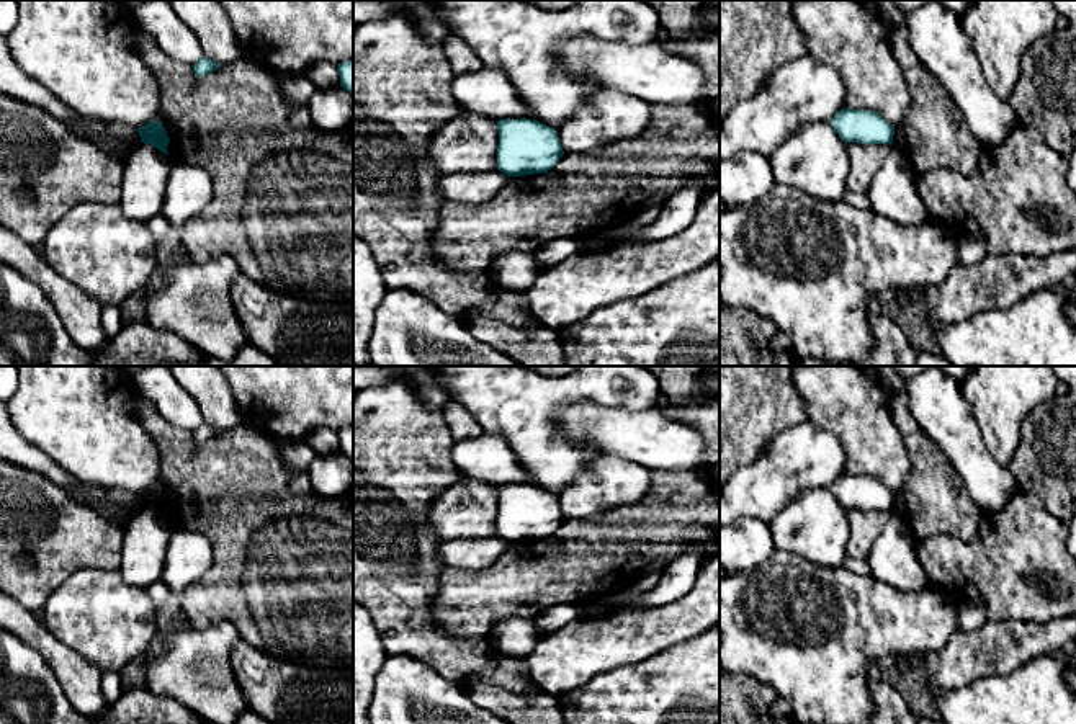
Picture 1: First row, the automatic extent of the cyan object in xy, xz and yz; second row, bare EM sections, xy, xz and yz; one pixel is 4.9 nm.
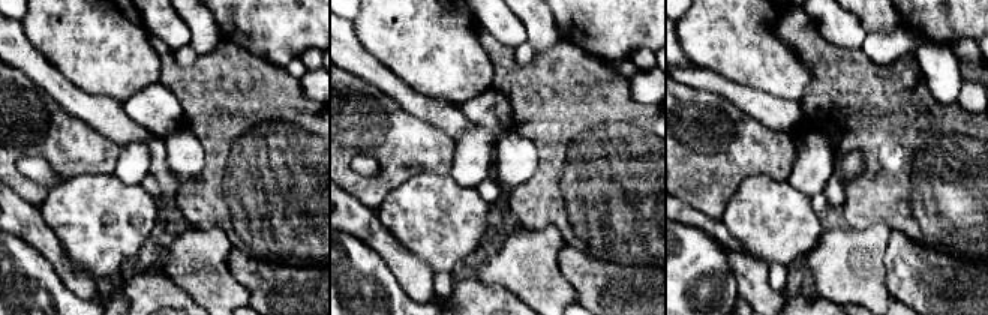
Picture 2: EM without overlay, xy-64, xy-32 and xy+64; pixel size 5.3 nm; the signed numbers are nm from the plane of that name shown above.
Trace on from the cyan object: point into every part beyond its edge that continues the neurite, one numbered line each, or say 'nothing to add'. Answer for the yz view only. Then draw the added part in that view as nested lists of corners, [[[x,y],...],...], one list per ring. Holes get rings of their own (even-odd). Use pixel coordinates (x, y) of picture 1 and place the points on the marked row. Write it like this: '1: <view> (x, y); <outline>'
nothing to add

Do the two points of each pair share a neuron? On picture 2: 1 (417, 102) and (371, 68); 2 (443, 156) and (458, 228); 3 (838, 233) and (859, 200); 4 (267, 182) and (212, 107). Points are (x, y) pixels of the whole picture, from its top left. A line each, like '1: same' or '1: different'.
1: same
2: different
3: different
4: same

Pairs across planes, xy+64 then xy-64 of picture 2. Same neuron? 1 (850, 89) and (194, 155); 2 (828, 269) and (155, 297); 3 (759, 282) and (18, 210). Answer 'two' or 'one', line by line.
1: two
2: two
3: one

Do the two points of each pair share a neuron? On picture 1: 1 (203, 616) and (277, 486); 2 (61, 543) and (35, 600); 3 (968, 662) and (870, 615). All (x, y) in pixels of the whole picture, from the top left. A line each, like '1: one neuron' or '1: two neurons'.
1: one neuron
2: one neuron
3: two neurons

